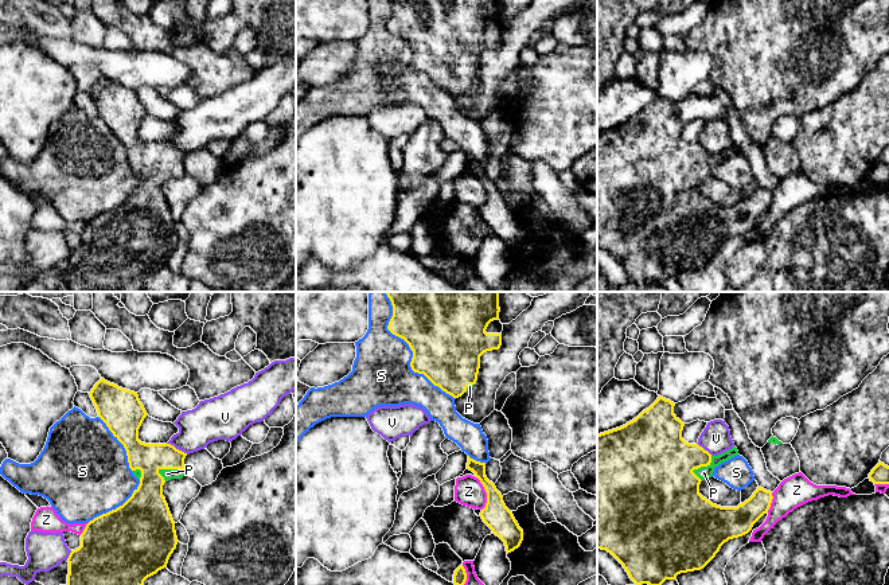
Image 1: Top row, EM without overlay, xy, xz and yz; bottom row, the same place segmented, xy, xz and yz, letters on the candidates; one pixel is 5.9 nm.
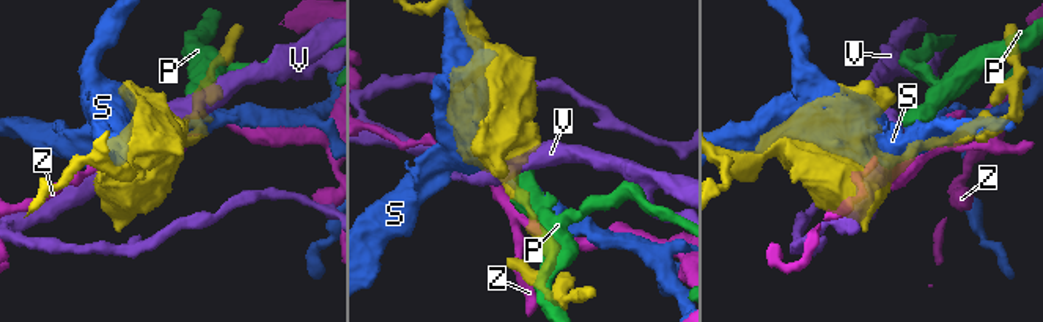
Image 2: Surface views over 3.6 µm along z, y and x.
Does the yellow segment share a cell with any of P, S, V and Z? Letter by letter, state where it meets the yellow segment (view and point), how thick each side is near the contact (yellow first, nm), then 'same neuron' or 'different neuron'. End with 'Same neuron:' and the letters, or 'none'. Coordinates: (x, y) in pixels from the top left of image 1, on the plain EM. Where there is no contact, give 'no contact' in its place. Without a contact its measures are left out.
P: xy (170, 167) | 220/60 nm | same neuron
S: xz (409, 45) | 440/360 nm | different neuron
V: xy (178, 148) | 180/240 nm | different neuron
Z: xz (487, 192) | 160/180 nm | different neuron
Same neuron: P

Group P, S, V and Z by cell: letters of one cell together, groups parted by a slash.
P / S / V / Z

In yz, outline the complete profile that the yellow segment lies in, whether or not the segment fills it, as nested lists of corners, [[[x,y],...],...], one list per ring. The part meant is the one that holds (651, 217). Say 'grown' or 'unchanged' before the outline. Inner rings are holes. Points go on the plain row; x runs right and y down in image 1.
grown; [[[663,95],[625,124],[597,133],[597,247],[611,251],[636,282],[660,285],[666,278],[677,278],[681,272],[703,268],[729,238],[748,233],[753,223],[768,211],[772,191],[761,186],[737,206],[721,206],[699,192],[703,178],[711,176],[714,167],[738,153],[736,145],[711,155],[698,143],[682,137],[685,122],[674,113],[675,102]]]

